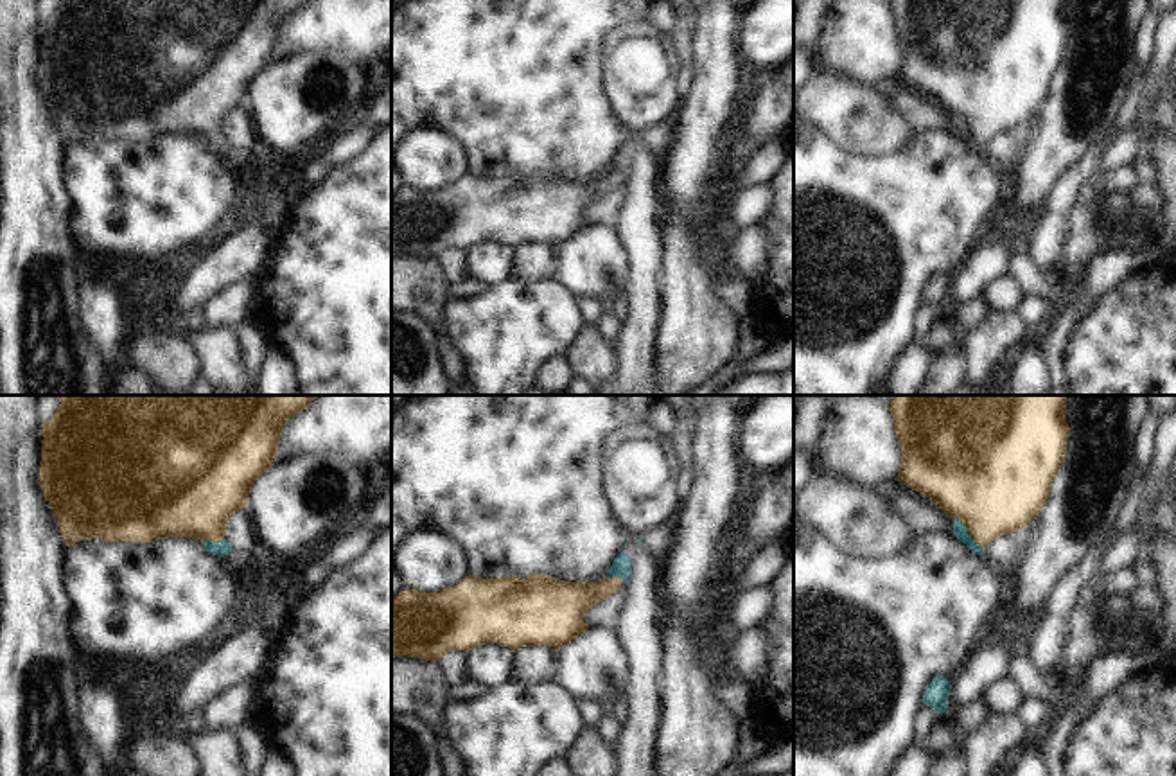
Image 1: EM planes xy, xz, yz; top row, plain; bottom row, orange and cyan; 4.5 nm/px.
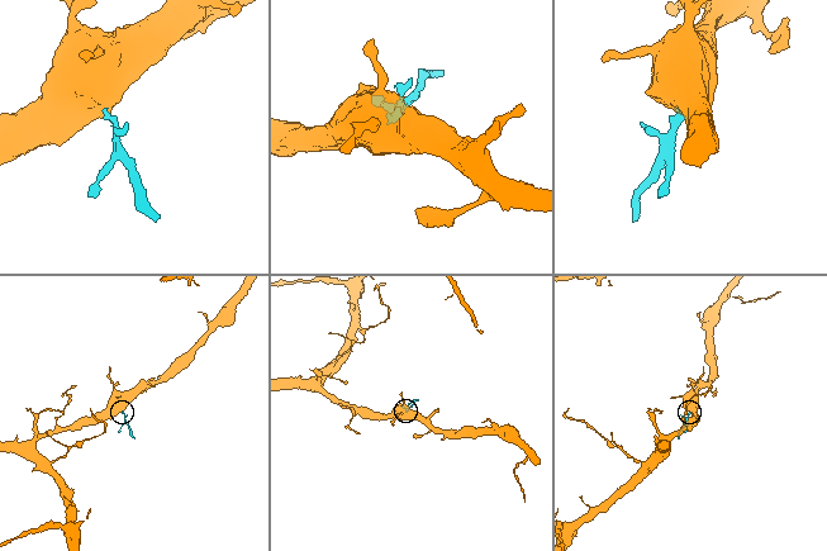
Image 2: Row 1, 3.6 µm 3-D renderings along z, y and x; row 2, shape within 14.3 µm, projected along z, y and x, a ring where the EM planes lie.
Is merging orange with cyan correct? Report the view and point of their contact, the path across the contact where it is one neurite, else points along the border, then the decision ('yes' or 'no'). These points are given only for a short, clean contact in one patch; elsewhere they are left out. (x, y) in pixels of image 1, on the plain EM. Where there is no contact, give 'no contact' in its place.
contact yz (968, 128); way yz (995, 79), (968, 128), (961, 130); yes

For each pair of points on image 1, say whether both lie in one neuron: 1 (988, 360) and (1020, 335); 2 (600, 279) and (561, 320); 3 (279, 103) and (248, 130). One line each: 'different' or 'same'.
1: same
2: different
3: different

